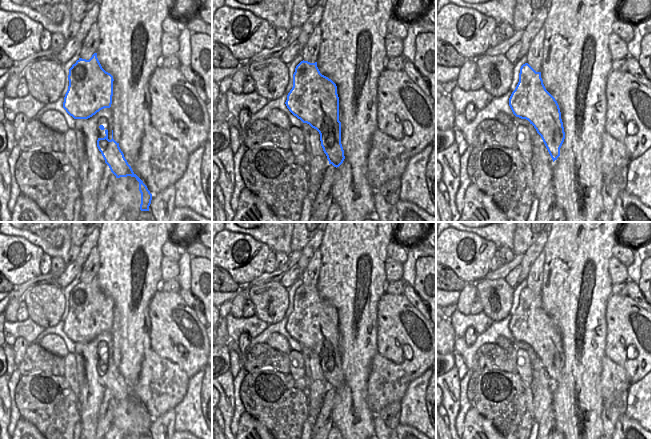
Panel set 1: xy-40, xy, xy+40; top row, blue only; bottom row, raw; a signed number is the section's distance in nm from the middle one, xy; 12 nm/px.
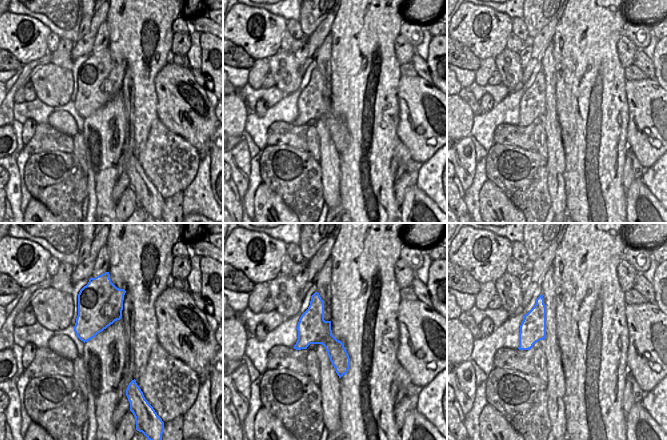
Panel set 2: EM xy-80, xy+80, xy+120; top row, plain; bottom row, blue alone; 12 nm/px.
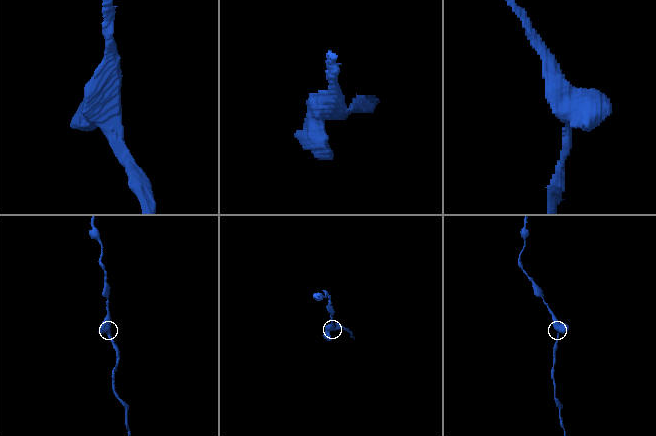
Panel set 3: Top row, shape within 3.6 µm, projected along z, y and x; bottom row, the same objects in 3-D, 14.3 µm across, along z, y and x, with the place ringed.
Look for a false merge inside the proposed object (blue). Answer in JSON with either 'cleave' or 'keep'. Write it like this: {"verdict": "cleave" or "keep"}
{"verdict": "cleave"}

